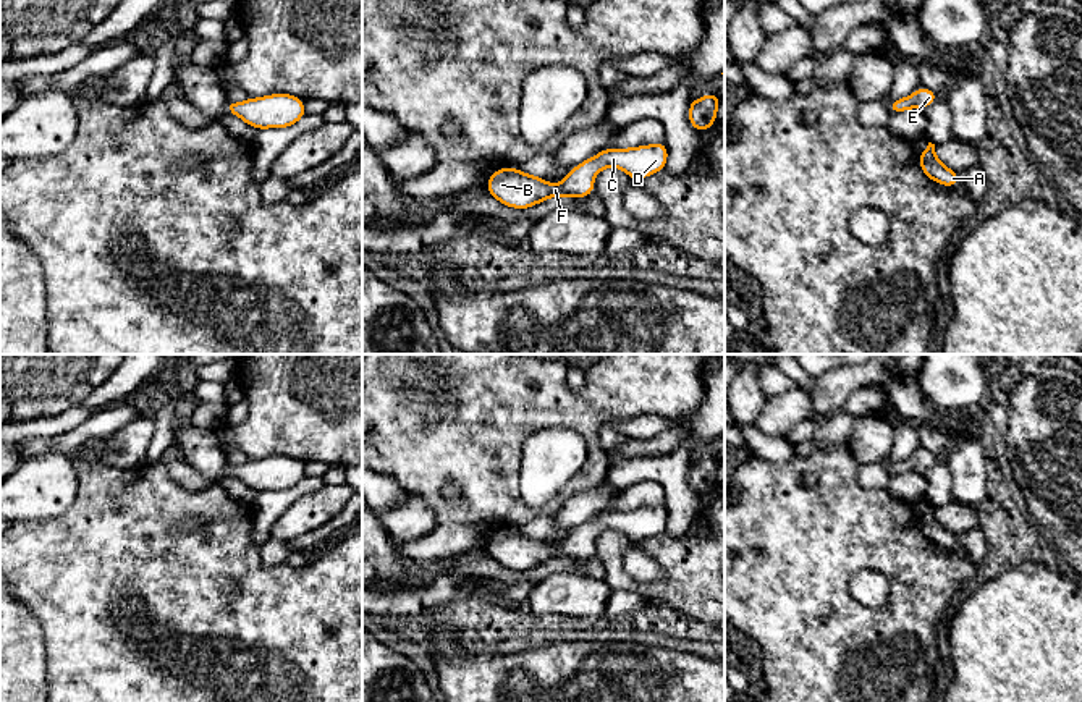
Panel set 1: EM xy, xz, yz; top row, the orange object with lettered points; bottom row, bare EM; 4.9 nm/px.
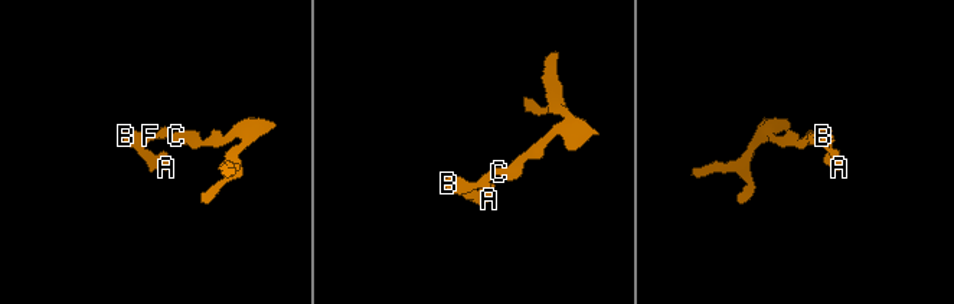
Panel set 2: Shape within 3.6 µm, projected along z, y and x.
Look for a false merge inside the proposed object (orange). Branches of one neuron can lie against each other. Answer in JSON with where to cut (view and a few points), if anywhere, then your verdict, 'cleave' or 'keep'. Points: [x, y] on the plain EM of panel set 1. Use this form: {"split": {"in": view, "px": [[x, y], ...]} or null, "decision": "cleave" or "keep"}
{"split": null, "decision": "keep"}

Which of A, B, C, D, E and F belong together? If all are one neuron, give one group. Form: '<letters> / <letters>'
A B C D E F

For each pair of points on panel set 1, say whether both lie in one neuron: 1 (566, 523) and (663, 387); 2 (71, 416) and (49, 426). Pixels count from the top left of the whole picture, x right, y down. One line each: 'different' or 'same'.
1: different
2: same

